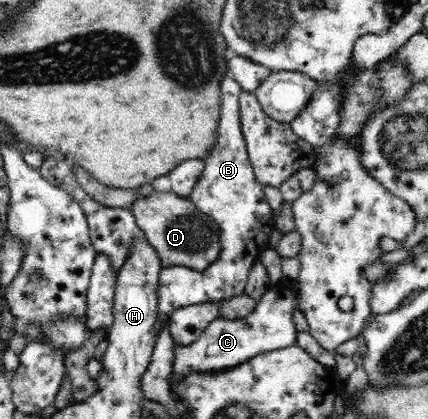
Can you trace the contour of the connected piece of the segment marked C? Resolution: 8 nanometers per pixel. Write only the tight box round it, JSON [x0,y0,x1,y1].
[169,279,298,388]

